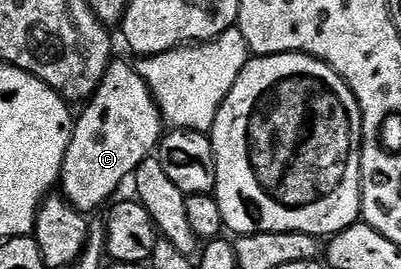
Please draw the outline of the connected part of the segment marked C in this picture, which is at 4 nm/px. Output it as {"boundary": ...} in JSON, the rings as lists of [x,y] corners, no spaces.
{"boundary":[[[118,61],[110,62],[100,85],[81,111],[62,162],[60,188],[70,206],[91,213],[97,207],[105,208],[115,198],[118,186],[125,179],[127,182],[134,170],[155,154],[164,135],[164,120],[137,66],[130,64],[129,67]]]}

